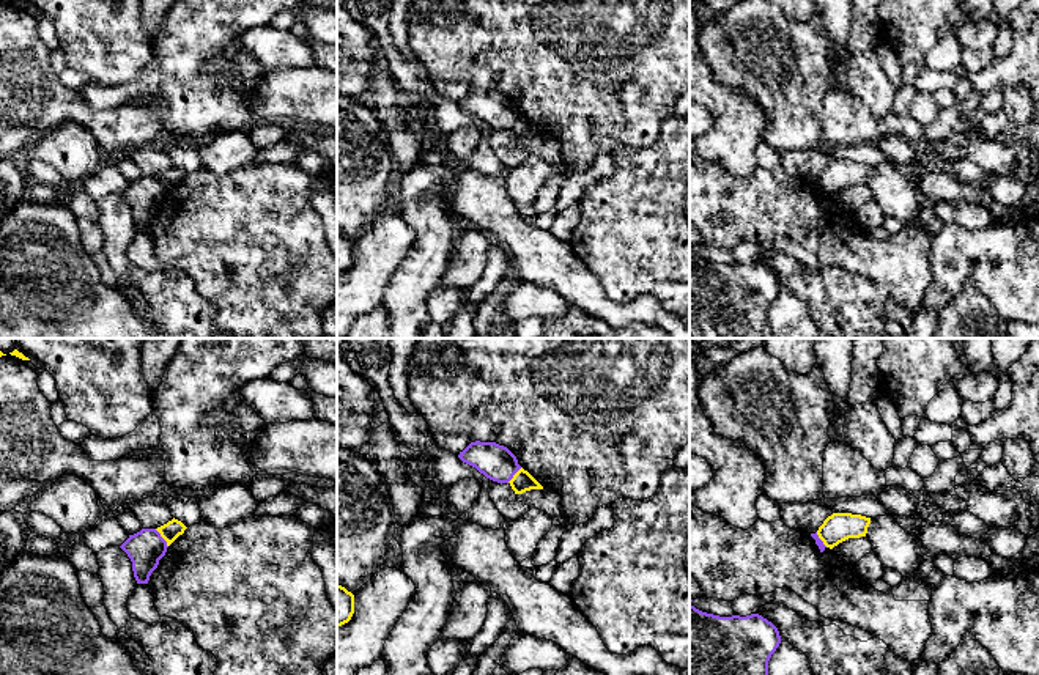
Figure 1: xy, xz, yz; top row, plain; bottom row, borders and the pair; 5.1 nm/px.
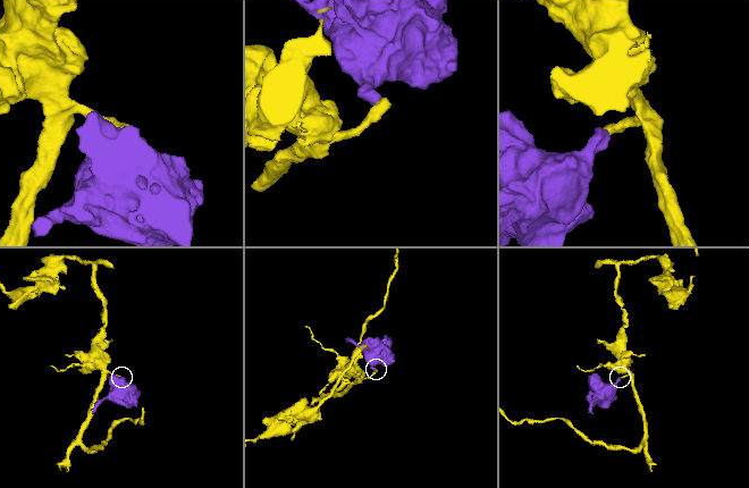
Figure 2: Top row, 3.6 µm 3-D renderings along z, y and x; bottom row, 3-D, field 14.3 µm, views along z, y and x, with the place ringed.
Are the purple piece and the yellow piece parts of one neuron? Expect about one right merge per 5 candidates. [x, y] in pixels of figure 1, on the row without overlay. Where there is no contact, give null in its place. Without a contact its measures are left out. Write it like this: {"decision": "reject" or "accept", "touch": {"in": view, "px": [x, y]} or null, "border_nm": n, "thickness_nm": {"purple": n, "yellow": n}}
{"decision": "reject", "touch": {"in": "xy", "px": [162, 186]}, "border_nm": 120, "thickness_nm": {"purple": 190, "yellow": 90}}

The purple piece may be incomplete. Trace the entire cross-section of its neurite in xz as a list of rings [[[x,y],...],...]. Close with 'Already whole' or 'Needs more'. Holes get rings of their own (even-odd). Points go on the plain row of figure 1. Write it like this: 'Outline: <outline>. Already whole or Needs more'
Outline: [[[471,90],[458,105],[497,131],[508,131],[521,116],[516,104],[496,90]]]. Already whole

